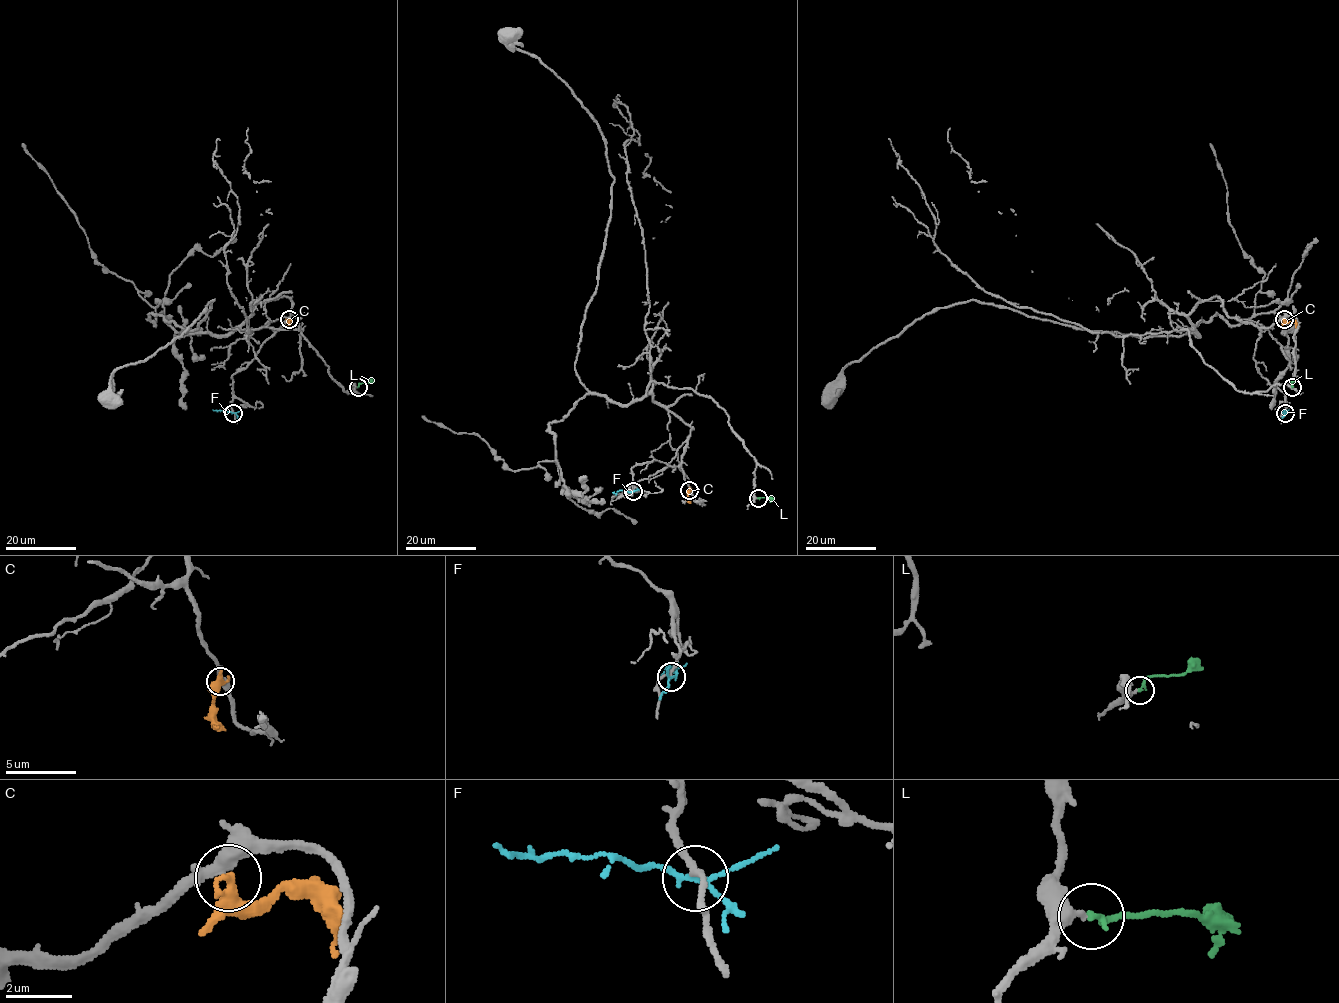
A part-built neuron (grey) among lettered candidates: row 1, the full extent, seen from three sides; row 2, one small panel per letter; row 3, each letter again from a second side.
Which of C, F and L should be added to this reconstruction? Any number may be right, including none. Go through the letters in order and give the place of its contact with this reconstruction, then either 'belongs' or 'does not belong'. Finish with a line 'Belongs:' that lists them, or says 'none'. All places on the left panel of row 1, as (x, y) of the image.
C: contact (289, 319); does not belong
F: contact (233, 413); does not belong
L: contact (358, 387); does not belong
Belongs: none

